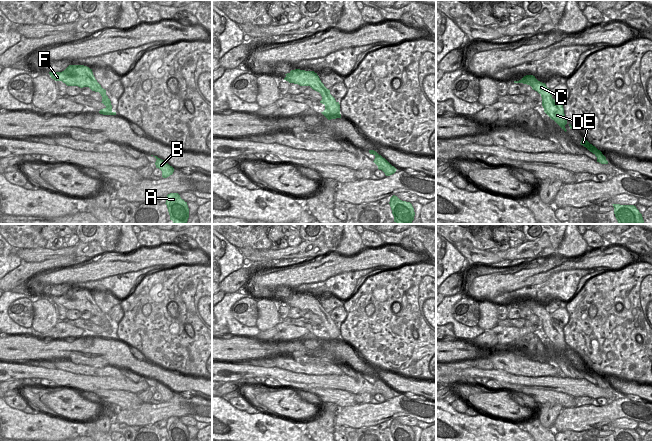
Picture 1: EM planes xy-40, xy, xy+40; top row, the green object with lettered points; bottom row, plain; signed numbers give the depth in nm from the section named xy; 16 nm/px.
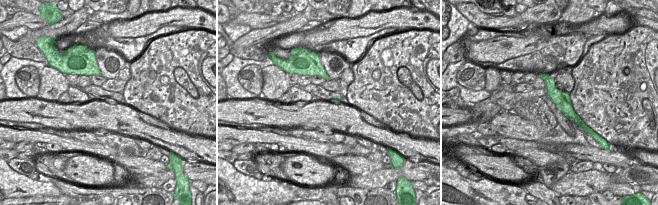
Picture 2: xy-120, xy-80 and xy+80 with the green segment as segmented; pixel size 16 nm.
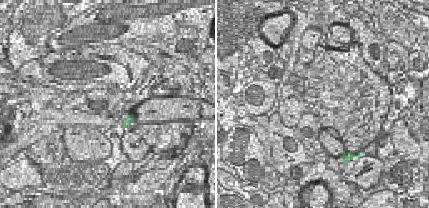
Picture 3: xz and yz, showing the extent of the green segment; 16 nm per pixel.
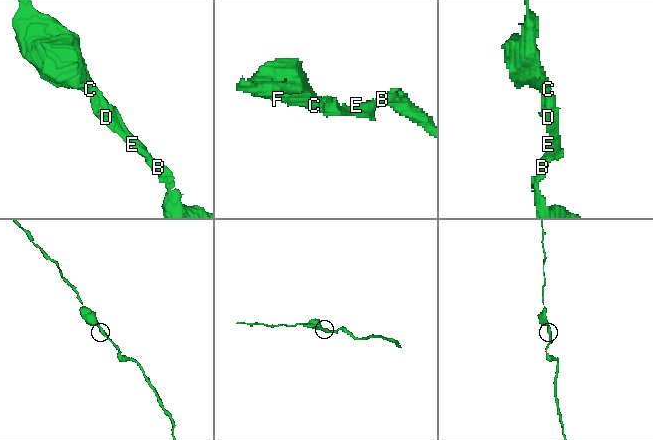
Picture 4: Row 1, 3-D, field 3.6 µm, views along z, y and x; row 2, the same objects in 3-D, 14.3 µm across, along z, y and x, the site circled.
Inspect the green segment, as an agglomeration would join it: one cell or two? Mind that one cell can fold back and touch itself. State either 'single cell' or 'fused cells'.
single cell

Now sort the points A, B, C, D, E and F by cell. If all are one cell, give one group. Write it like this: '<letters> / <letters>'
A B C D E F

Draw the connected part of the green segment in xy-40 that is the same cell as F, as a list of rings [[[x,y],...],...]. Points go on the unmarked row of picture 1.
[[[69,289],[62,296],[49,296],[52,303],[62,305],[67,310],[89,311],[92,315],[99,316],[102,326],[106,331],[99,335],[103,339],[116,339],[112,335],[111,325],[106,319],[106,314],[95,303],[92,293],[84,289]]]

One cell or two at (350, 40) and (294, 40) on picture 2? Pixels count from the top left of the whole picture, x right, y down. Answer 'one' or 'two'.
one

